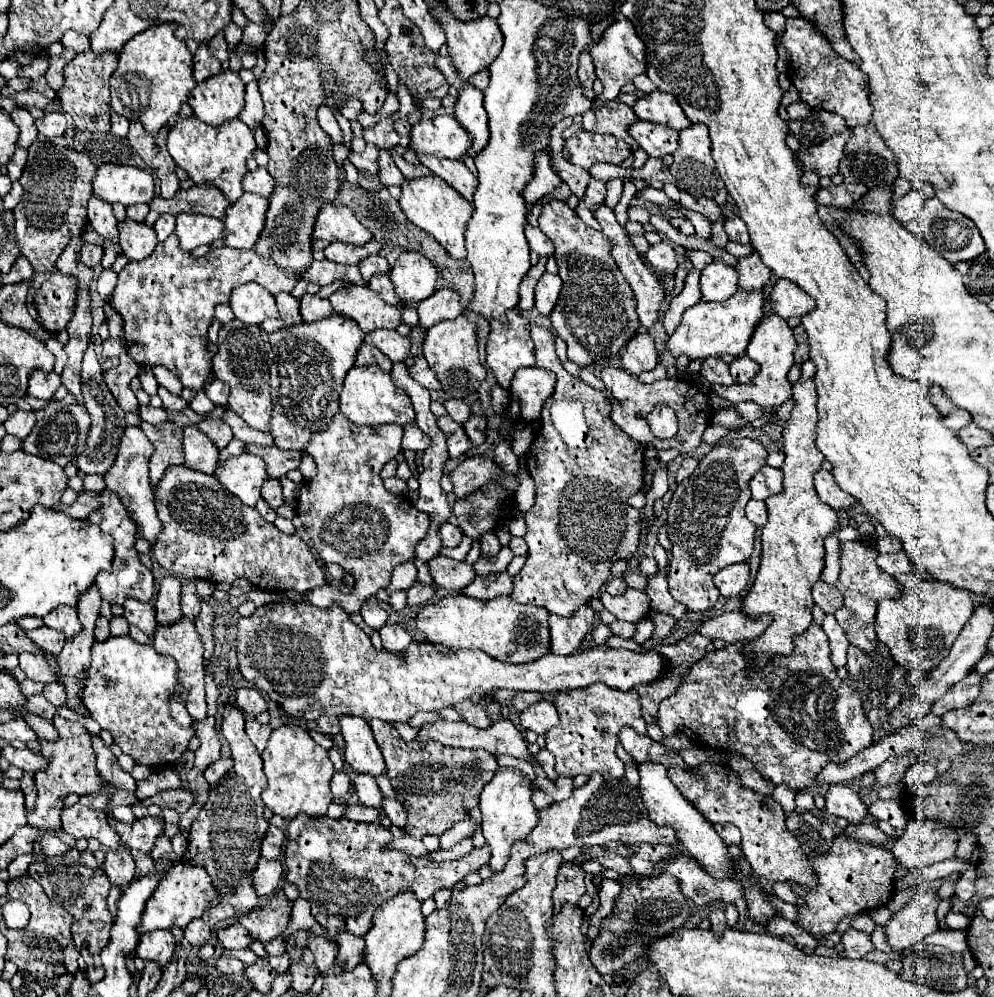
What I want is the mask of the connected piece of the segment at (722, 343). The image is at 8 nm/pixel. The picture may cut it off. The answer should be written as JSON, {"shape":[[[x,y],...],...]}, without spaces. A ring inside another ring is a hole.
{"shape":[[[737,290],[725,302],[699,302],[683,312],[683,320],[673,334],[665,340],[665,350],[673,356],[687,356],[689,360],[733,354],[741,356],[753,336],[753,328],[763,316],[763,292],[741,292]]]}

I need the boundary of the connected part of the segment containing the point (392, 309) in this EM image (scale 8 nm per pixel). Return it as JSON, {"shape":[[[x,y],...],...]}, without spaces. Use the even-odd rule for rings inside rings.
{"shape":[[[367,286],[339,288],[329,296],[329,302],[335,314],[355,320],[363,332],[371,332],[375,328],[395,330],[401,324],[397,306],[385,304]]]}

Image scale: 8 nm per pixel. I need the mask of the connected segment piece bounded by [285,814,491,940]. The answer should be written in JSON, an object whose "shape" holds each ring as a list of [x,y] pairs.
{"shape":[[[297,814],[289,822],[285,834],[285,878],[297,884],[301,898],[311,902],[311,914],[329,930],[331,940],[335,940],[337,928],[365,936],[371,928],[371,916],[383,900],[405,888],[411,888],[419,900],[425,900],[439,888],[453,888],[467,874],[477,872],[491,856],[491,850],[483,846],[459,860],[433,862],[429,858],[409,856],[401,850],[383,852],[383,844],[391,842],[393,834],[385,830],[379,820],[363,824],[347,818],[326,815],[311,818],[307,814]]]}

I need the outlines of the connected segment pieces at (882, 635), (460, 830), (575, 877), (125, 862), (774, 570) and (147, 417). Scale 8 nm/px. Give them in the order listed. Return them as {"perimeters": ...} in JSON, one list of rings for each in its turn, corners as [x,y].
{"perimeters":[[[[917,574],[895,576],[903,586],[901,598],[881,600],[877,604],[875,630],[879,640],[885,642],[899,666],[905,670],[923,670],[925,676],[935,668],[945,650],[951,650],[955,638],[973,614],[973,594],[953,584],[939,584],[937,580],[925,580]]],[[[467,816],[439,837],[440,846],[443,849],[452,848],[462,839],[471,838],[476,830],[477,823],[470,816]]],[[[563,862],[559,866],[557,886],[553,890],[553,906],[561,908],[561,904],[565,902],[577,904],[577,900],[583,894],[585,894],[585,870],[581,868],[581,864]]],[[[123,844],[123,848],[119,848],[119,852],[107,850],[107,860],[105,860],[103,870],[107,872],[111,884],[115,884],[115,886],[129,884],[135,876],[135,862],[131,858],[131,850],[125,844]]],[[[813,378],[803,382],[799,380],[793,386],[793,398],[797,406],[791,412],[791,418],[787,420],[783,430],[783,492],[765,500],[769,520],[761,528],[761,566],[751,590],[741,602],[741,612],[747,614],[751,620],[757,620],[763,614],[771,614],[773,618],[763,636],[743,648],[743,656],[753,662],[753,670],[747,670],[749,674],[769,664],[767,660],[773,660],[775,656],[789,656],[795,650],[795,636],[805,632],[807,626],[813,622],[811,608],[815,602],[811,596],[811,588],[819,580],[823,570],[823,538],[839,528],[835,510],[819,500],[813,486],[813,474],[821,468],[825,460],[819,448],[815,448],[815,424],[819,420],[819,414]]],[[[139,406],[139,416],[141,416],[141,420],[145,420],[145,422],[149,422],[149,424],[161,424],[161,422],[165,422],[165,420],[169,420],[169,416],[167,416],[167,412],[163,410],[163,408],[153,408],[153,406]]]]}

